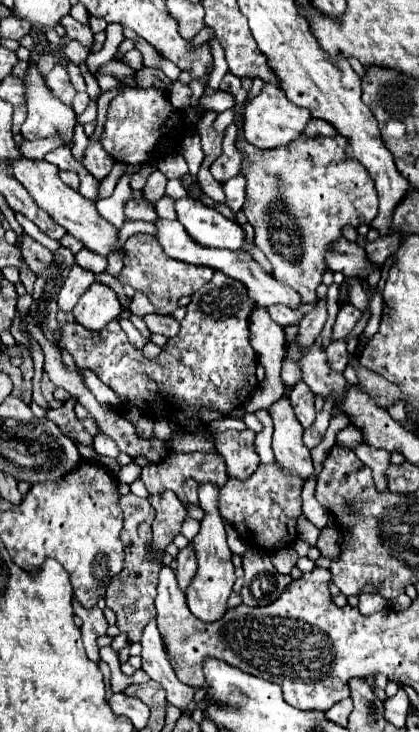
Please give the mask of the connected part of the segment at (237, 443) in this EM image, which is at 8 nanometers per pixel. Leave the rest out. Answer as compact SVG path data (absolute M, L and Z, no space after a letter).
M226 430L214 438L216 450L222 454L230 478L246 480L254 474L254 468L258 468L260 460L254 452L254 436L252 430Z

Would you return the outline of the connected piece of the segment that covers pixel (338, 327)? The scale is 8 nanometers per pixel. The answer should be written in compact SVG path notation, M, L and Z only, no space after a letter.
M348 302L342 304L340 312L338 312L338 318L334 322L334 328L332 328L332 340L346 338L352 332L352 328L356 326L356 322L360 320L360 316L362 314L352 304L348 304Z

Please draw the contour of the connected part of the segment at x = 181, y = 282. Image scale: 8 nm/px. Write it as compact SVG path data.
M134 234L124 244L124 268L118 278L122 284L128 284L134 290L144 292L162 314L172 314L178 308L178 300L202 288L212 278L212 274L214 274L212 268L198 268L192 264L172 260L170 256L164 254L162 246L154 236Z

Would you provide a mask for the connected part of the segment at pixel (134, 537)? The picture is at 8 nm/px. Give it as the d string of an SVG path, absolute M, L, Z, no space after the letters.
M133 493L120 496L120 504L124 510L124 528L120 540L124 544L124 568L116 574L106 588L106 606L116 614L116 626L120 632L128 634L128 642L140 642L144 626L154 618L154 598L158 586L158 572L162 564L162 552L152 552L152 522L154 508L150 508L148 498L141 498Z

